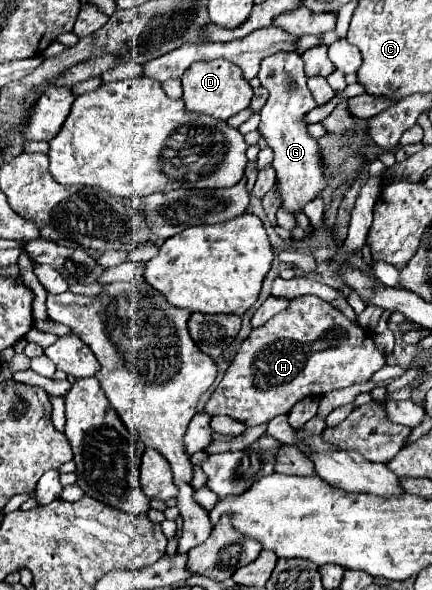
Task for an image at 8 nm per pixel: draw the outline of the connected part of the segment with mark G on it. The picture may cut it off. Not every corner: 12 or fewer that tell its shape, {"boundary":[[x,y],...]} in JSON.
{"boundary":[[297,52],[261,60],[259,132],[295,214],[327,188]]}

